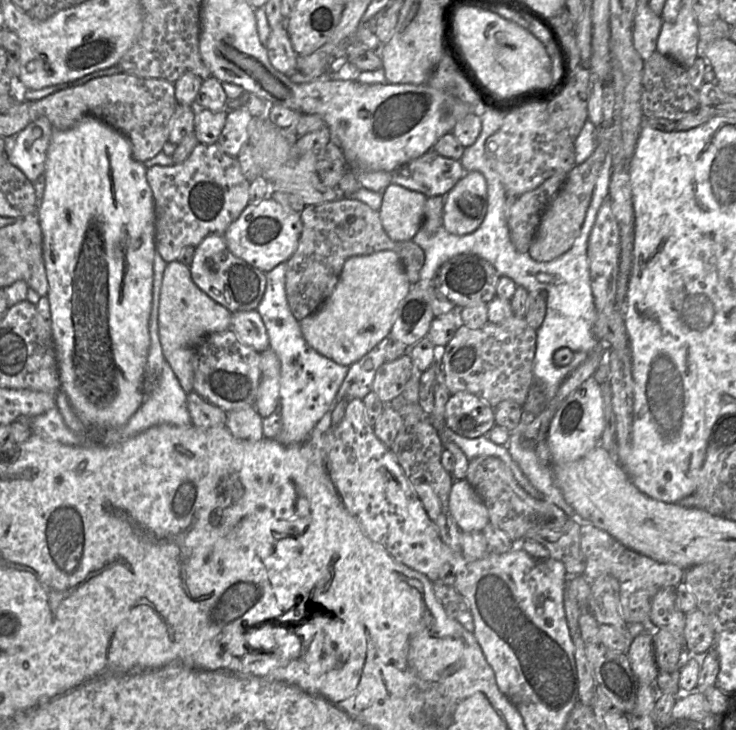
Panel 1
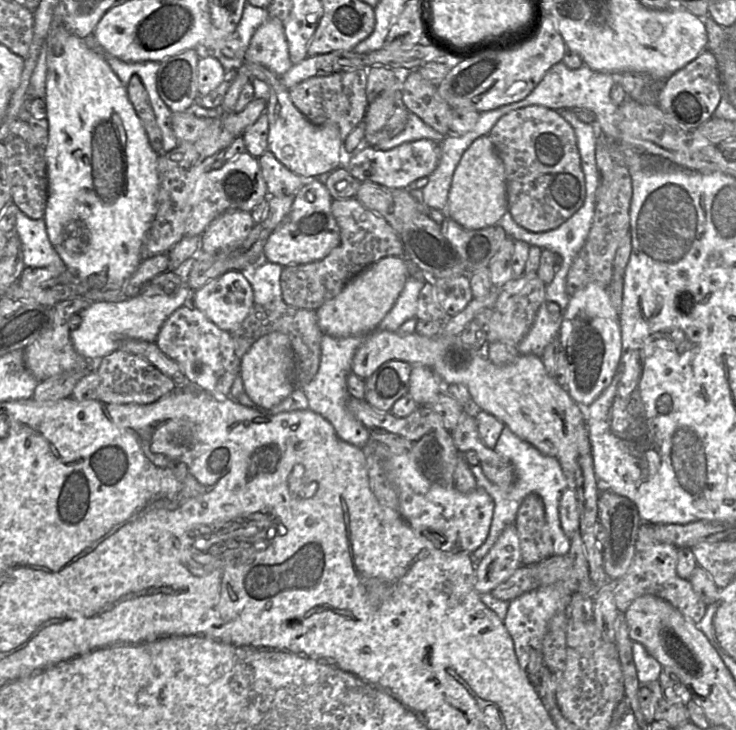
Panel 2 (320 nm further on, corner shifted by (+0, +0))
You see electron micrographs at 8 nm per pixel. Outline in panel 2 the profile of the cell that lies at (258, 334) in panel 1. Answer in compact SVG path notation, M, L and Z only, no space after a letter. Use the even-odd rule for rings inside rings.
M230 270L195 290L192 305L224 331L233 331L254 306L253 289L244 272Z

